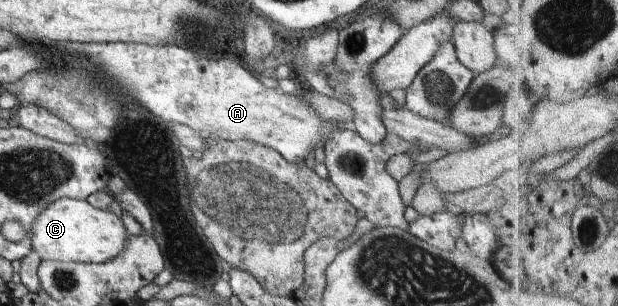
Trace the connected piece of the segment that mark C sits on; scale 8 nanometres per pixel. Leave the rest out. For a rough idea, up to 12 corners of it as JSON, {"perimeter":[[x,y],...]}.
{"perimeter":[[62,197],[32,223],[41,260],[104,263],[128,231],[110,210]]}

